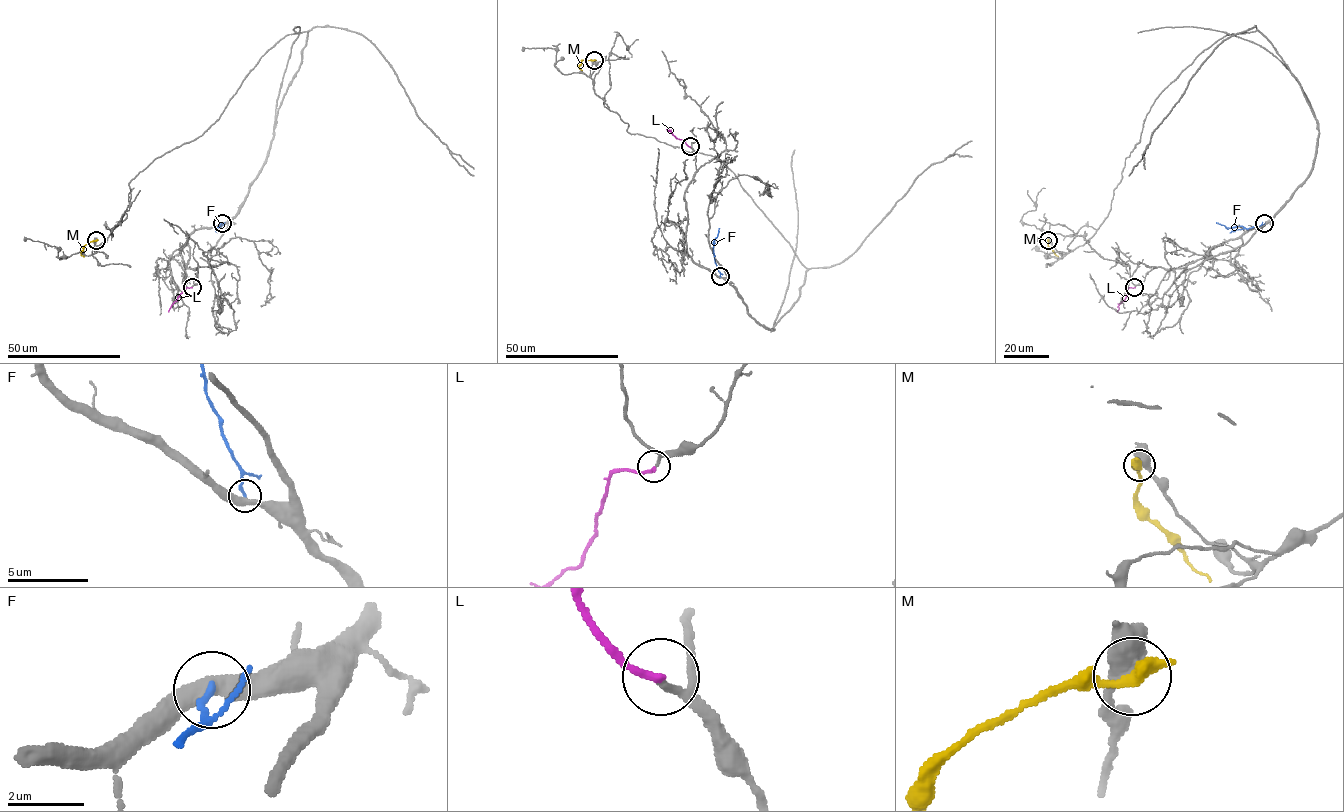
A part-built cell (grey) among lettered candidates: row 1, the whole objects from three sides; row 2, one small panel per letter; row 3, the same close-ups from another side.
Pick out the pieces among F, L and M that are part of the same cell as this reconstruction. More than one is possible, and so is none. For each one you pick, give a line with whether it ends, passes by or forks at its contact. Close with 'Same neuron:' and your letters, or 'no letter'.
L: It ends there
Same neuron: L

